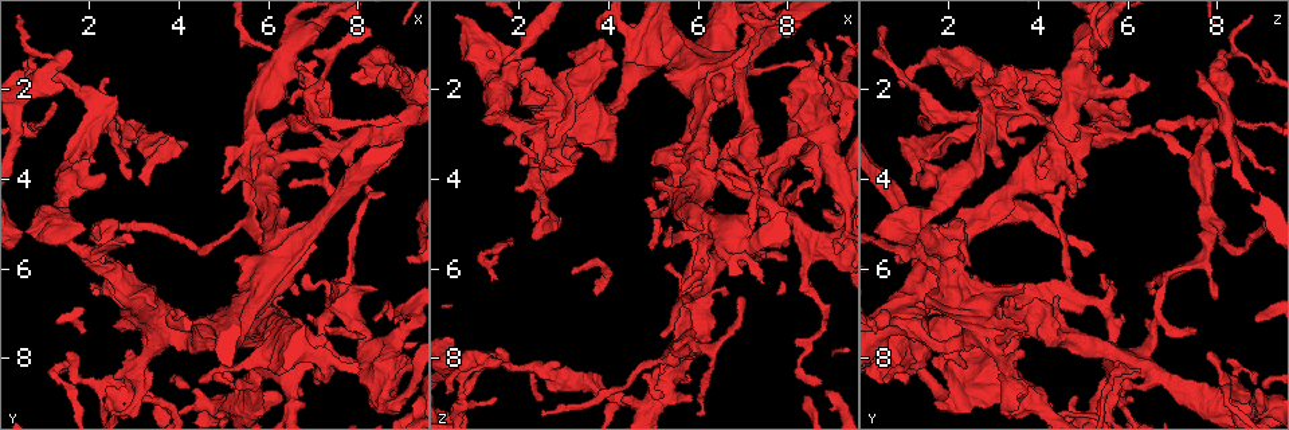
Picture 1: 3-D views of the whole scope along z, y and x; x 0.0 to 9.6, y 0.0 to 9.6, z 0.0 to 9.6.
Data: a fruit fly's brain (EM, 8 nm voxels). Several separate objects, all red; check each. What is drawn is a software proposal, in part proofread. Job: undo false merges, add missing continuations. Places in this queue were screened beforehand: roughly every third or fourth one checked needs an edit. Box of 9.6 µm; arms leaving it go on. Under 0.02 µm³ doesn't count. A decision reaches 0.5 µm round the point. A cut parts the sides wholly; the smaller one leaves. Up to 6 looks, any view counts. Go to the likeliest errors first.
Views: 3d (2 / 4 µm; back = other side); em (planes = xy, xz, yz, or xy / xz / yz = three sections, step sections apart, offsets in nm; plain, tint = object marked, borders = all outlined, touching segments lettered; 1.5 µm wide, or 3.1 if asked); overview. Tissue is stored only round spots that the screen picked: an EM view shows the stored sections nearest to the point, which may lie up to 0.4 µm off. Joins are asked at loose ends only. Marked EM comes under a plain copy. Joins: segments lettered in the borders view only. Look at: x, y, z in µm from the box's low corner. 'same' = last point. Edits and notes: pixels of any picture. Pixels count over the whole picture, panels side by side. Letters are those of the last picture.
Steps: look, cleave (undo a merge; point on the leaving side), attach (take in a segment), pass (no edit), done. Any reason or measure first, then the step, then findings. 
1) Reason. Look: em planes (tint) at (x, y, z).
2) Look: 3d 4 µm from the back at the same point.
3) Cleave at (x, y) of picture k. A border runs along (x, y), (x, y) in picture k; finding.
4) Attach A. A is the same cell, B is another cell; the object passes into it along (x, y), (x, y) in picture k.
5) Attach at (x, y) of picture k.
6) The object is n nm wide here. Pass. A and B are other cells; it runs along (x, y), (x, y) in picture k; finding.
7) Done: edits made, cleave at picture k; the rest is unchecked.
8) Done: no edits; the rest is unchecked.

Tapers out. Look: em planes (borders) at (8.80, 7.20, 0.95).

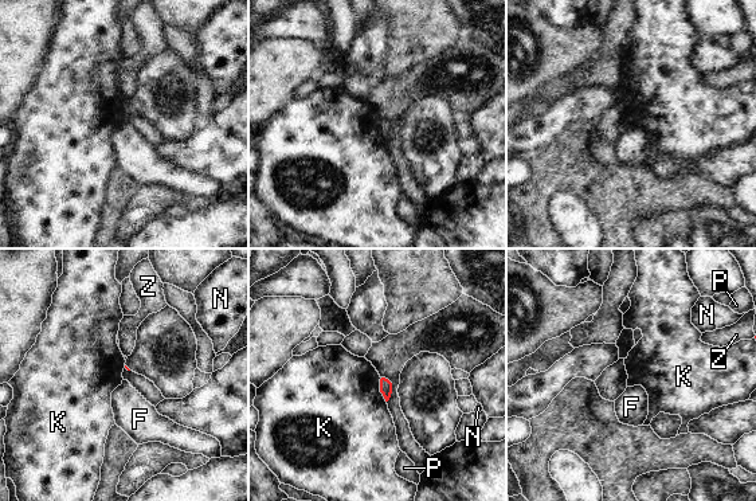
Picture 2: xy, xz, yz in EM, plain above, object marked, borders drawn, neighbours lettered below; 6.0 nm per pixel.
Pass. F, K, N, P and Z are other cells; a border runs along (380, 378), (380, 392), (386, 402) in picture 2; no lettered segment goes on from it.

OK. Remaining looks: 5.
An open end. Look: 3d 2 µm at (2.40, 1.65, 3.70).

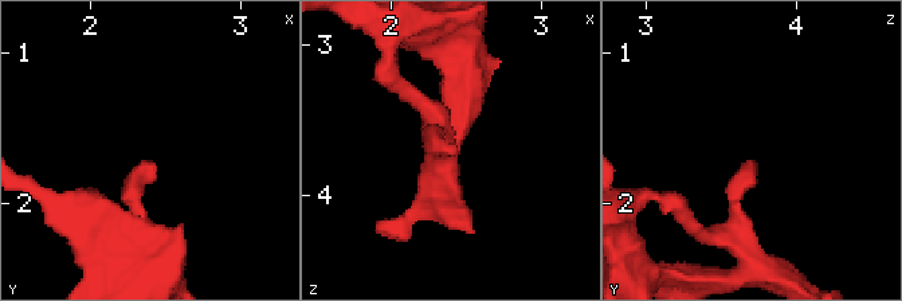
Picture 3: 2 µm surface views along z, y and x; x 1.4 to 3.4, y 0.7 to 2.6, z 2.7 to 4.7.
Look: em planes (borders) at (2.38, 1.70, 3.70).

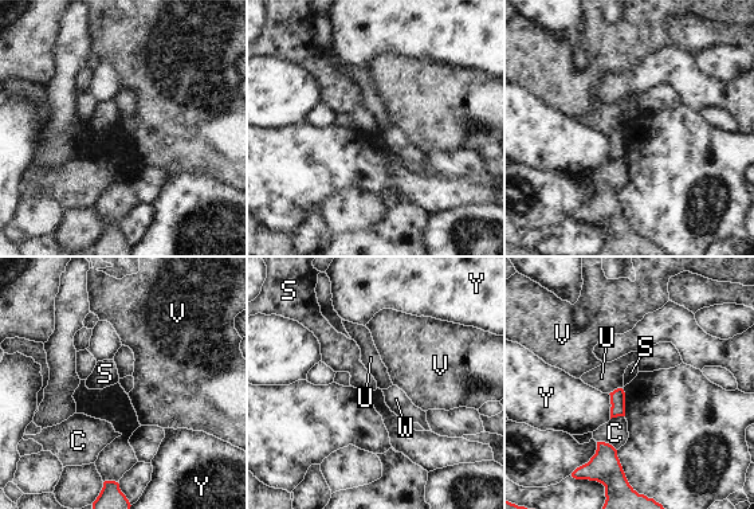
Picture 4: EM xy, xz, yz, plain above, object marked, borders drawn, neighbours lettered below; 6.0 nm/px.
Pass. C, S, U, V, W and Y are other cells; a border runs along (621, 387), (609, 394) in picture 4; no lettered segment goes on from it.

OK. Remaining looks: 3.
Stops while still wide. Look: em planes (borders) at (3.55, 6.90, 1.50).

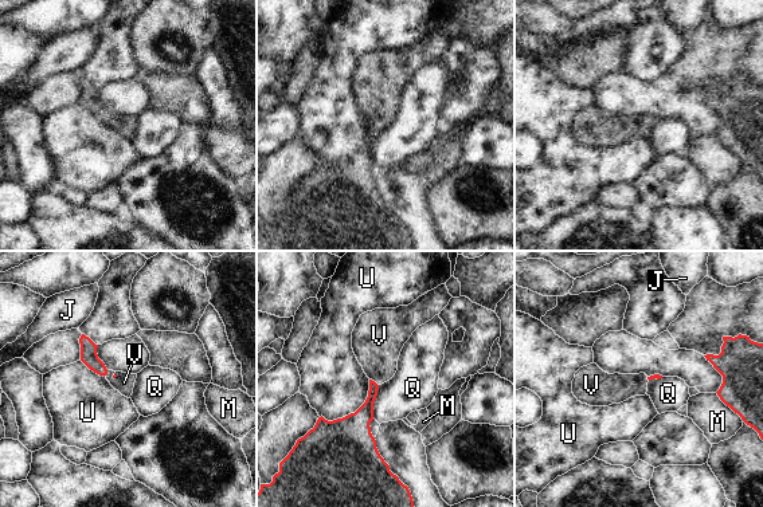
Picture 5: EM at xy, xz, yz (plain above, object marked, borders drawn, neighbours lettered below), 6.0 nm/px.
Attach V. V is the same cell, J, M, Q and U are other cells; the object passes into it along (360, 420), (374, 381), (378, 340) in picture 5; it goes on there.

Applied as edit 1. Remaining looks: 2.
Done: edits made, attach at picture 5; the rest is unchecked.

